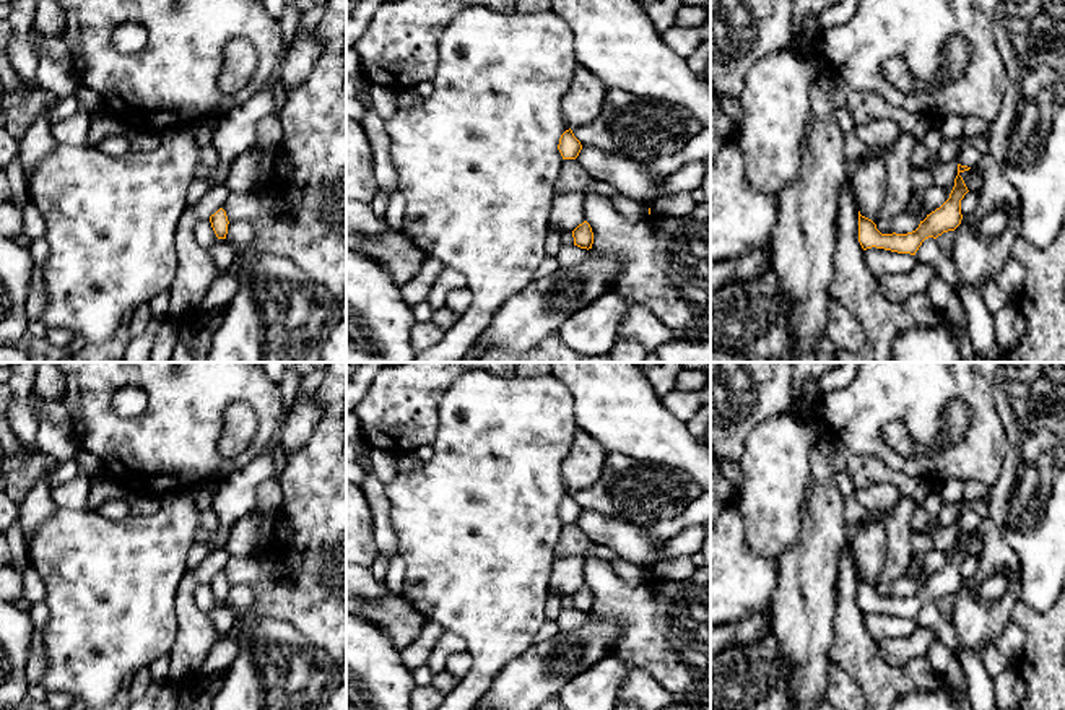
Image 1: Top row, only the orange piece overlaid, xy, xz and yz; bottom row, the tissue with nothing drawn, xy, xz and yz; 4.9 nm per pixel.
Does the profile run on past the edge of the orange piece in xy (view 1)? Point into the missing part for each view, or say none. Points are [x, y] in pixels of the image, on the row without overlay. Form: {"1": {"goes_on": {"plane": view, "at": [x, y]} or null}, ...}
{"1": {"goes_on": null}}

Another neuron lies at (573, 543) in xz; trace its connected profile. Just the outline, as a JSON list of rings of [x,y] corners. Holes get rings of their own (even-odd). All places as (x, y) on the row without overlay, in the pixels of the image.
[[[564,523],[556,544],[556,557],[584,557],[592,546],[592,539],[576,523]]]

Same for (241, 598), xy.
[[[231,585],[228,588],[226,606],[236,621],[242,621],[255,606],[255,593],[247,585]]]

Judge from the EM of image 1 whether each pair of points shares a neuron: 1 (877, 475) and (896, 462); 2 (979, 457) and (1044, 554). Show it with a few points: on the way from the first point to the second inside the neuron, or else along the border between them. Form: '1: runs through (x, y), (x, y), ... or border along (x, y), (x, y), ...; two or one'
1: border along (852, 452), (875, 455), (890, 468), (924, 480); two
2: border along (1008, 445), (1000, 473), (989, 489); two

